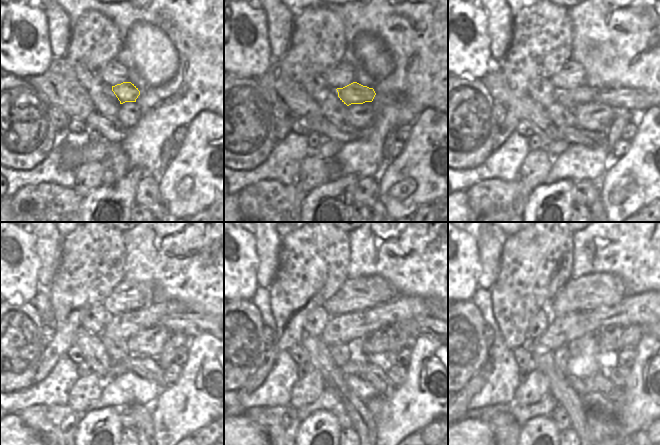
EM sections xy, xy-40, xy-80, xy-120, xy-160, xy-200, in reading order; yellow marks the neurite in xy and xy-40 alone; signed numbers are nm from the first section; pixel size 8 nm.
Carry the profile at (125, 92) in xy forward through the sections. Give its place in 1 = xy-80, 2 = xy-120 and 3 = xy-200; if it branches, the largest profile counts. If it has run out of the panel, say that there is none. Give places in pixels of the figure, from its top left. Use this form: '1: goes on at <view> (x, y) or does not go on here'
1: goes on at xy-80 (637, 100)
2: goes on at xy-120 (190, 323)
3: goes on at xy-200 (651, 329)

